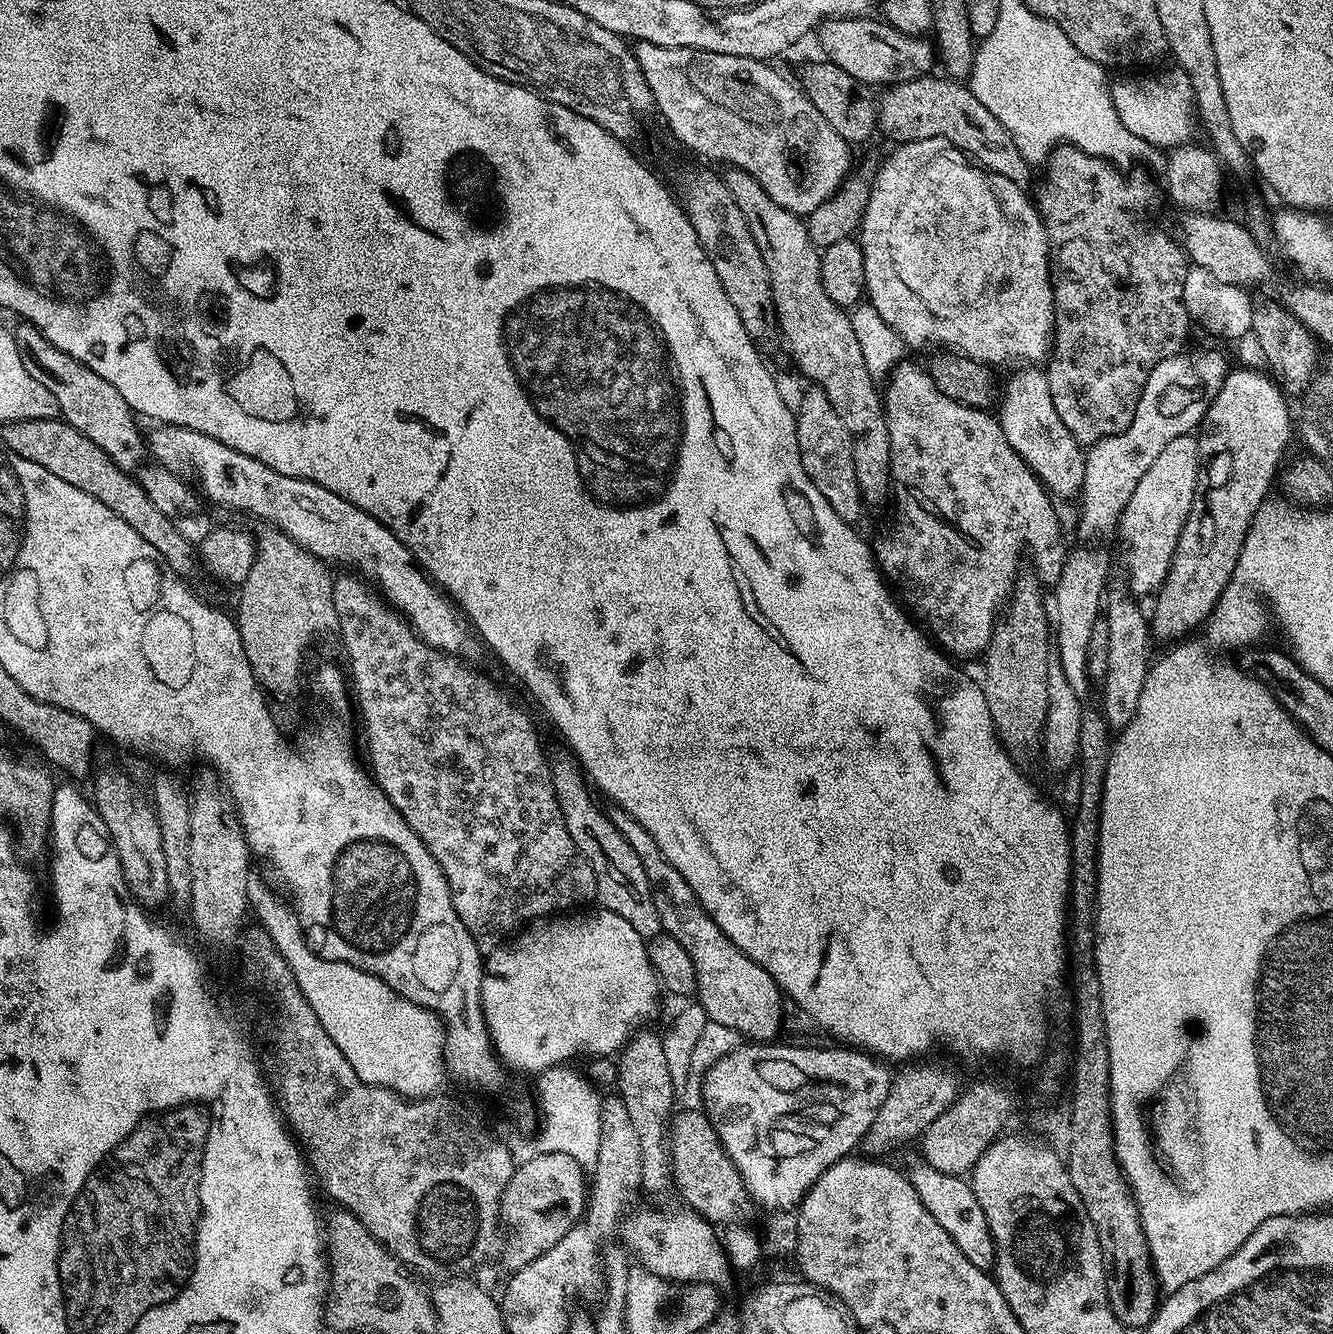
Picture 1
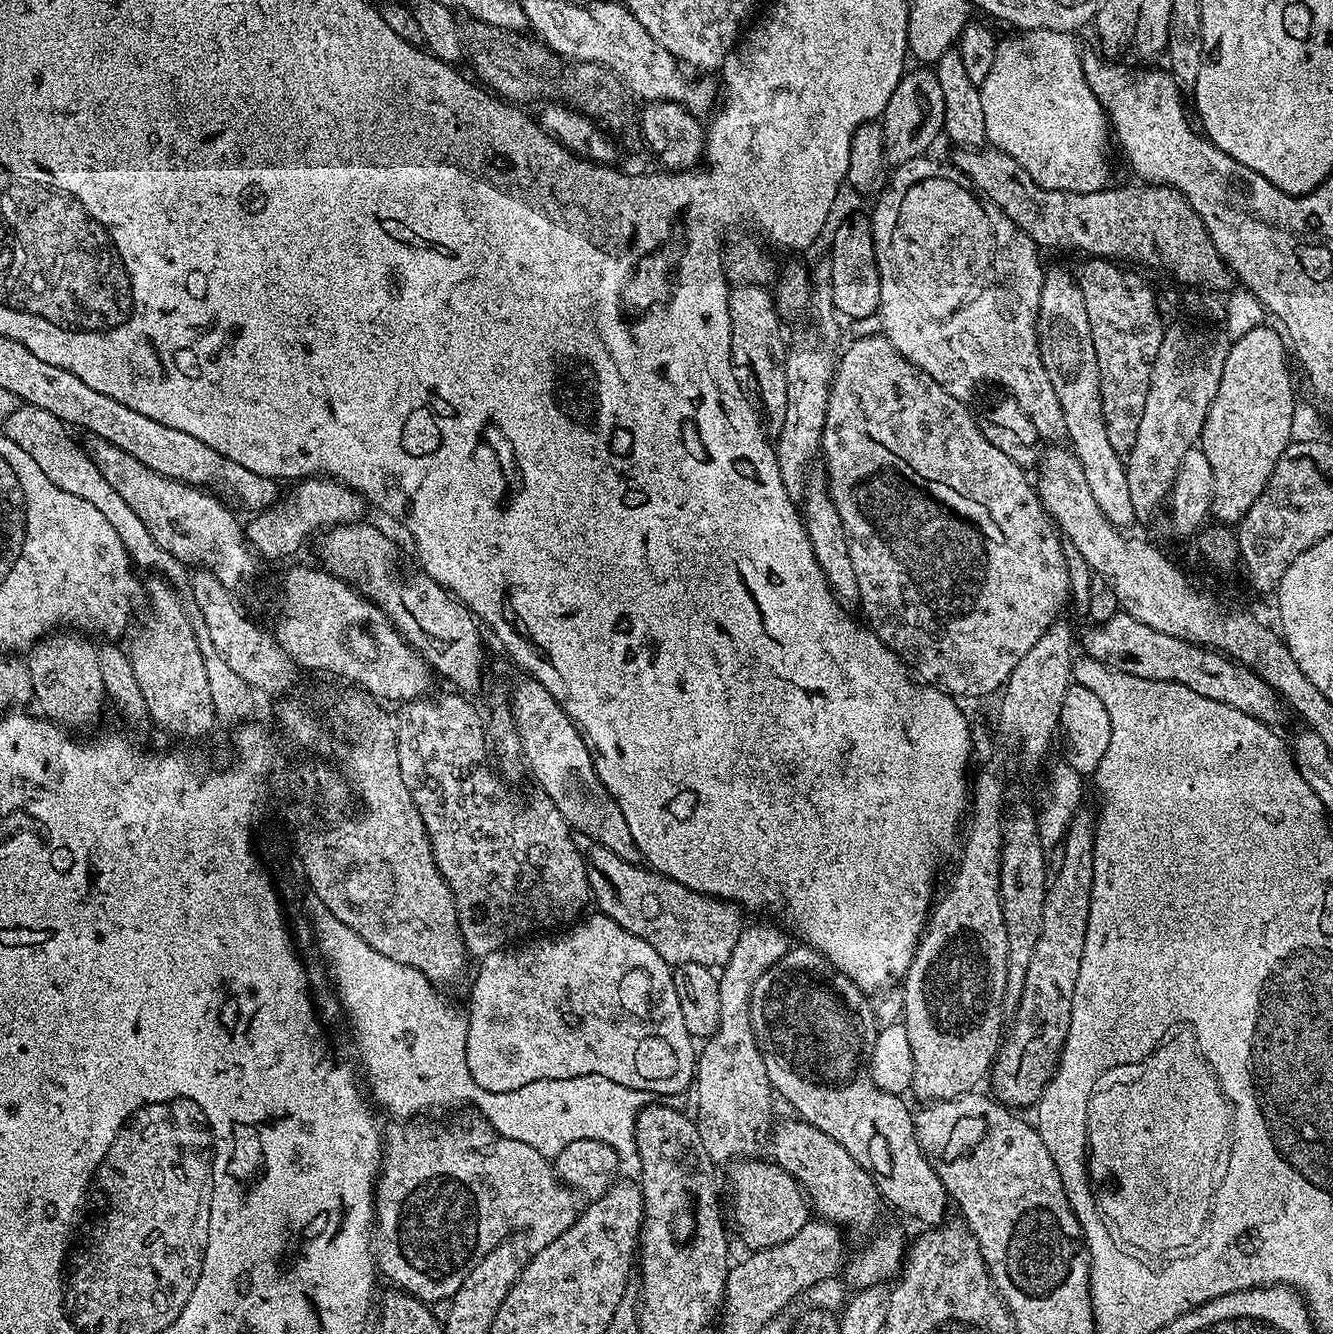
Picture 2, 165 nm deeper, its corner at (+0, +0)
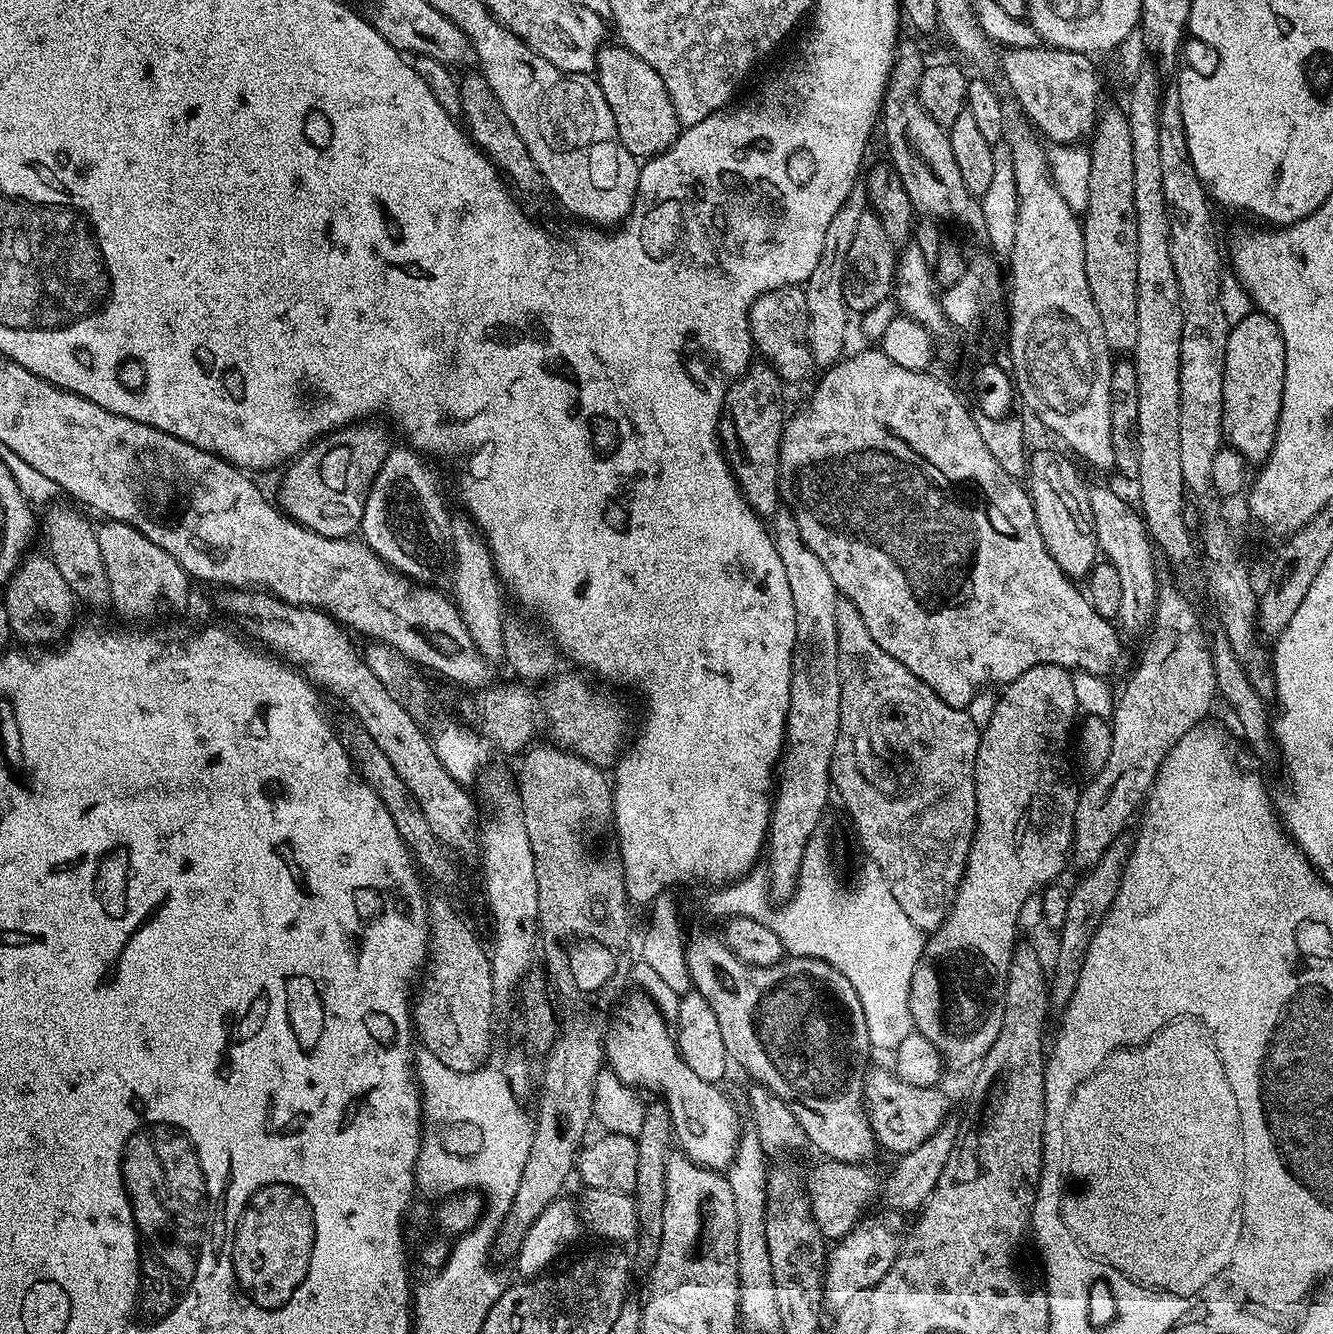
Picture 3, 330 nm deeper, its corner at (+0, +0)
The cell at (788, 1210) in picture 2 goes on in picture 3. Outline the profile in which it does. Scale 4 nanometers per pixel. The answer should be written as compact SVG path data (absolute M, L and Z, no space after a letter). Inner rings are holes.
M827 1158L821 1159L819 1162L821 1164L812 1172L812 1181L806 1184L809 1206L812 1207L813 1218L821 1231L826 1234L827 1239L839 1242L844 1235L861 1223L860 1215L863 1214L864 1207L875 1196L877 1199L878 1184L876 1188L876 1176L868 1169L867 1163L851 1164Z

